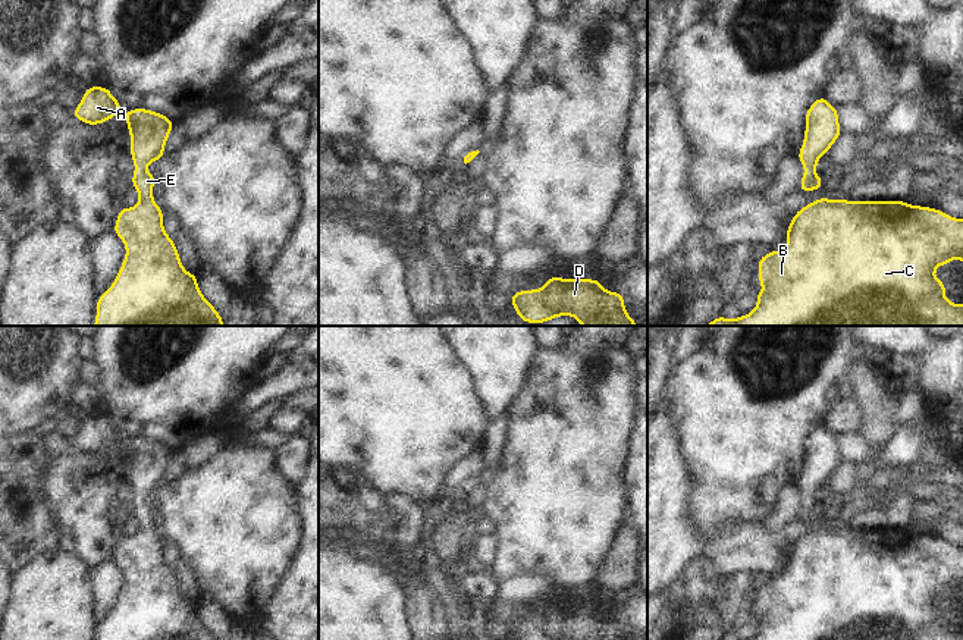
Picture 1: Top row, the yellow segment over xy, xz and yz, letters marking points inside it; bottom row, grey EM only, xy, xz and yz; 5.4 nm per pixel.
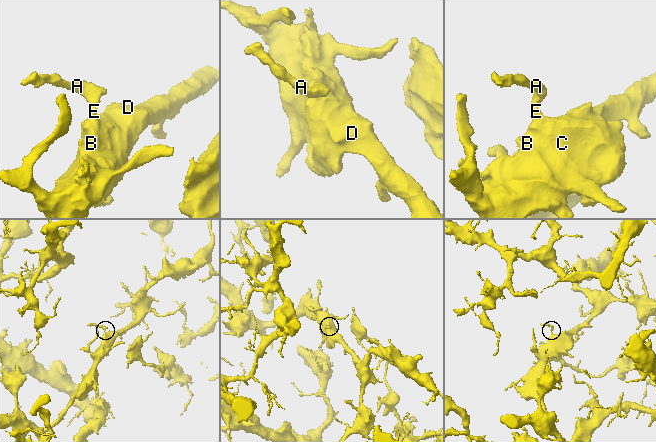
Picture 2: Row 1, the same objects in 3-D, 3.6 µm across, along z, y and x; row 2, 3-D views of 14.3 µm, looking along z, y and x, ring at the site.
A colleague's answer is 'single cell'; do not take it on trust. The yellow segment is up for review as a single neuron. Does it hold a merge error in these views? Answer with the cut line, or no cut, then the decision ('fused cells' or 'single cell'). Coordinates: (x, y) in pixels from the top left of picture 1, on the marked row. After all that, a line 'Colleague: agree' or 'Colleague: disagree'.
no cut | single cell
Colleague: agree

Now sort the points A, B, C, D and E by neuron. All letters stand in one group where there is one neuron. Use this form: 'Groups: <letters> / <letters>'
Groups: A B C D E.

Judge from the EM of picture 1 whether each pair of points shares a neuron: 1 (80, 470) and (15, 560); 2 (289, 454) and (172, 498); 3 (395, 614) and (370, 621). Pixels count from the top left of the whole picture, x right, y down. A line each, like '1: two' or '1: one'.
1: two
2: two
3: one

